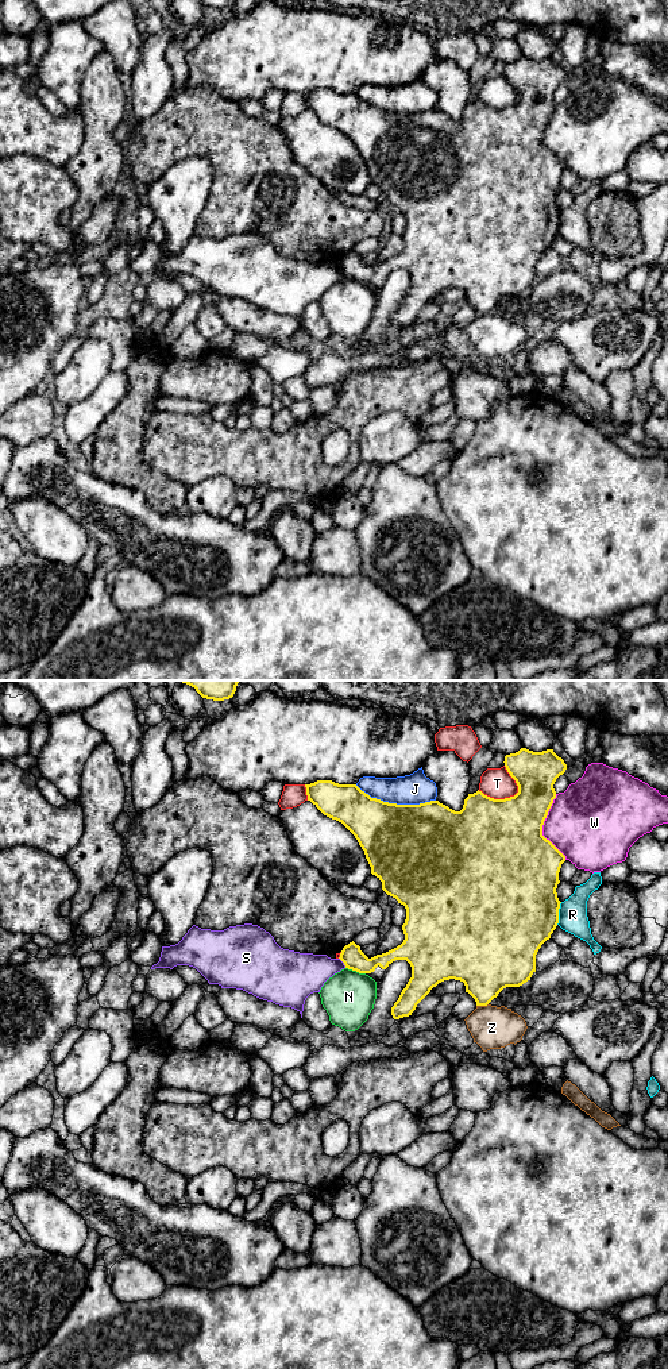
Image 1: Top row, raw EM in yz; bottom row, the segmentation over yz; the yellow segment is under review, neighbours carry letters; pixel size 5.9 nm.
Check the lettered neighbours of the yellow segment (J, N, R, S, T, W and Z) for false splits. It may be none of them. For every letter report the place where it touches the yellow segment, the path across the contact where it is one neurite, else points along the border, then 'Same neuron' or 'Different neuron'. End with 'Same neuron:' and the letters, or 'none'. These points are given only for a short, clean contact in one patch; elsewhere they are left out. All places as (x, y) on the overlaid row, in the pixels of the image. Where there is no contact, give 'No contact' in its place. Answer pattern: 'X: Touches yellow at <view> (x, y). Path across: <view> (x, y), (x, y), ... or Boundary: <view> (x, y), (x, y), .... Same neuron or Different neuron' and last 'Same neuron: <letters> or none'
J: Touches yellow at yz (396, 803). Different neuron
N: Touches yellow at yz (355, 970). Different neuron
R: Touches yellow at yz (558, 913). Different neuron
S: Touches yellow at yz (343, 961). Boundary: yz (339, 957), (346, 967). Different neuron
T: Touches yellow at yz (499, 799). Different neuron
W: Touches yellow at yz (541, 826). Different neuron
Z: Touches yellow at yz (482, 1005). Different neuron
Same neuron: none

